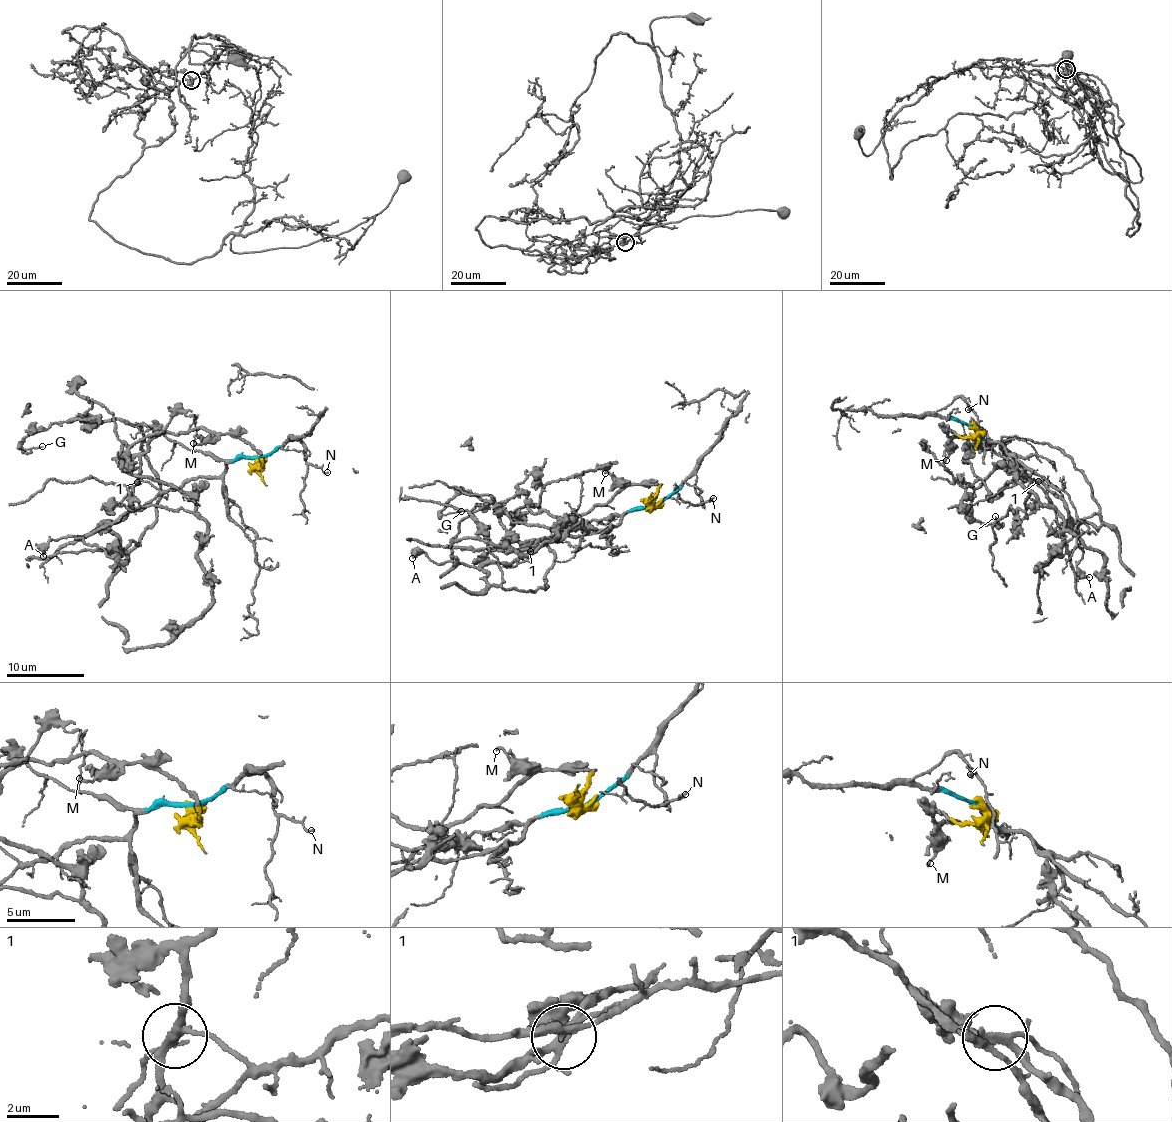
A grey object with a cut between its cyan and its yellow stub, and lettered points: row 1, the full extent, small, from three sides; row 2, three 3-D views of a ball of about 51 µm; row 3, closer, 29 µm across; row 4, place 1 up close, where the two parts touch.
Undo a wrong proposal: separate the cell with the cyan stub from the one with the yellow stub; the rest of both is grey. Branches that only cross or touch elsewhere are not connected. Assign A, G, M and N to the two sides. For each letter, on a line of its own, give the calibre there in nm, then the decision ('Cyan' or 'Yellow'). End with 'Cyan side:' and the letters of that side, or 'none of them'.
A: Thickness 300 nm. Yellow
G: Thickness 130 nm. Yellow
M: Thickness 200 nm. Yellow
N: Thickness 100 nm. Cyan
Cyan side: N

